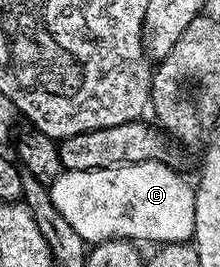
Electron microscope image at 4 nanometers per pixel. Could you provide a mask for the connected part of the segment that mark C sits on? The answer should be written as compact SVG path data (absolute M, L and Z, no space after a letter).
M167 160L115 165L94 171L65 169L51 183L48 193L59 214L85 243L127 239L133 243L191 242L194 231L193 182L176 174Z

